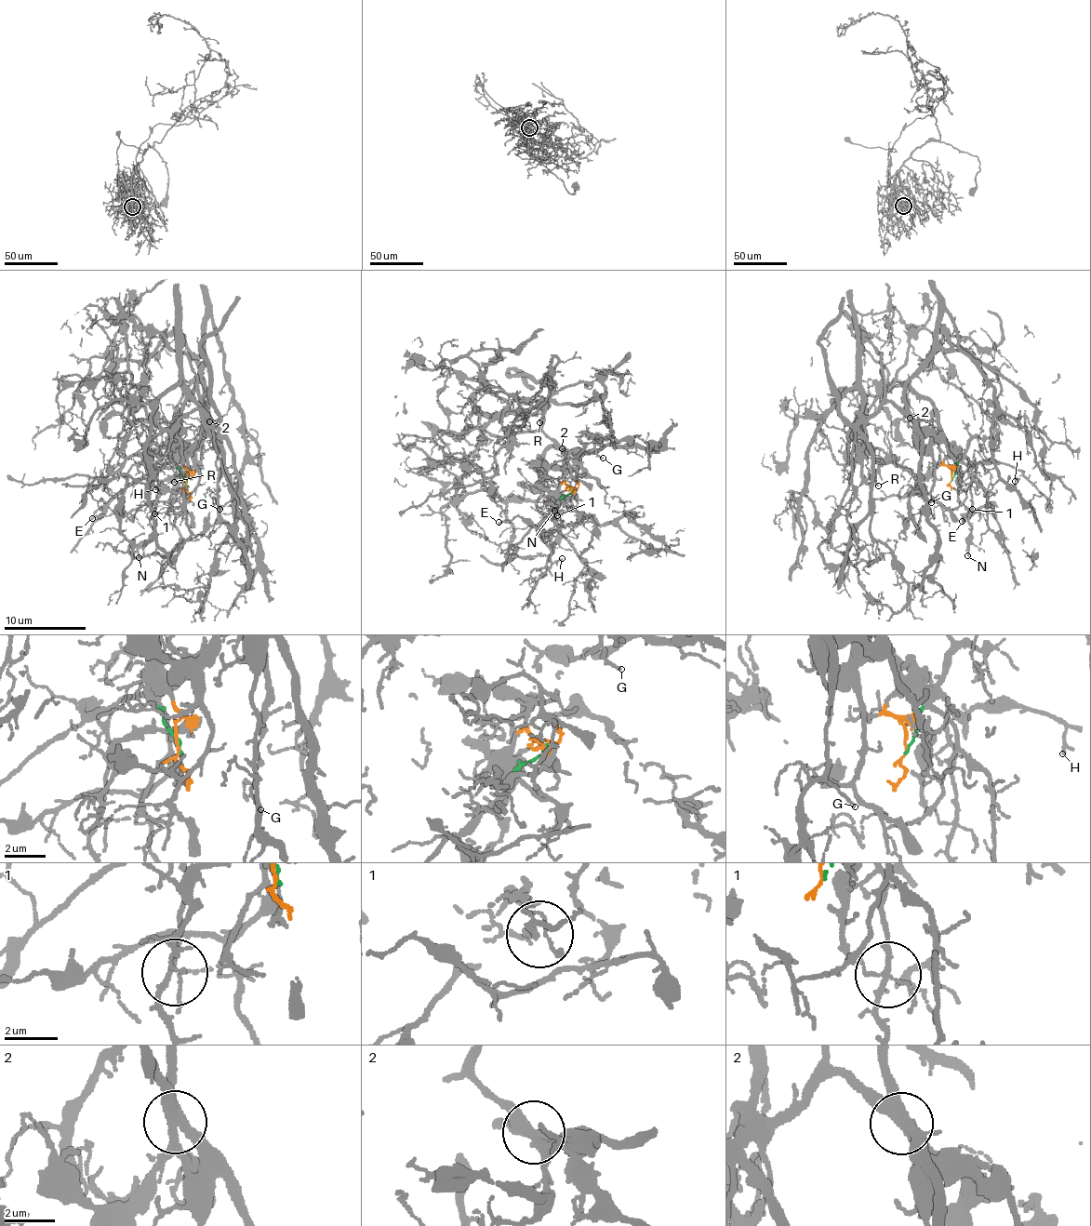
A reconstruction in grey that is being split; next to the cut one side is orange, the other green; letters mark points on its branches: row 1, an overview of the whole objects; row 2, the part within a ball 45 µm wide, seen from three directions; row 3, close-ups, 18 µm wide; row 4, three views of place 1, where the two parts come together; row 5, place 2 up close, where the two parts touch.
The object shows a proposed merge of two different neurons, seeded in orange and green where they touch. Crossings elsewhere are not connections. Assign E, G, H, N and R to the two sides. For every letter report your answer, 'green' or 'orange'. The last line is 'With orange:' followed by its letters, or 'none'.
E: green
G: orange
H: green
N: green
R: orange
With orange: G, R

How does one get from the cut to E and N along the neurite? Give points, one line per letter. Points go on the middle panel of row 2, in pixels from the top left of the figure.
E: (572, 489), (561, 501), (574, 511), (578, 520), (575, 524), (562, 525), (546, 534), (520, 516), (498, 523)
N: (572, 489), (547, 515), (562, 513), (552, 513), (555, 511)

